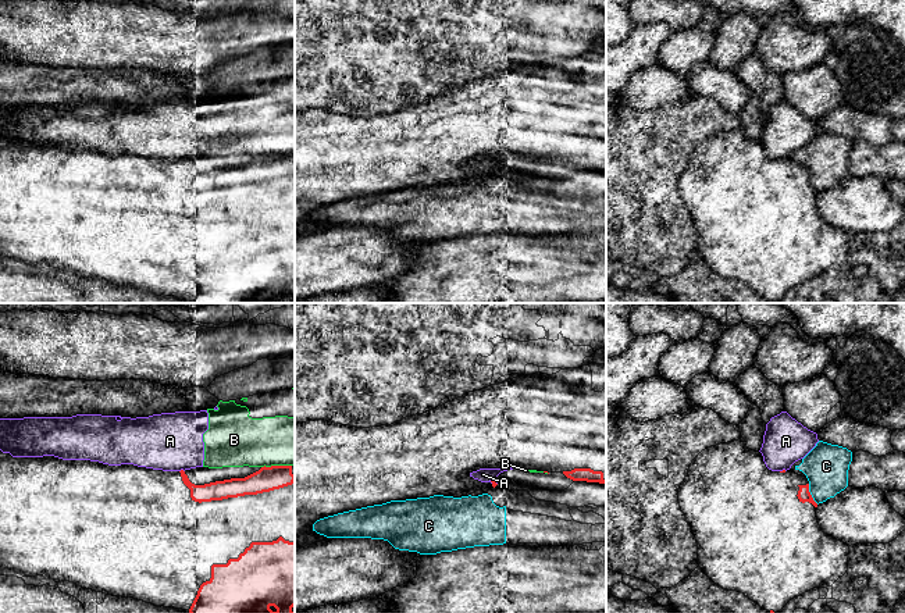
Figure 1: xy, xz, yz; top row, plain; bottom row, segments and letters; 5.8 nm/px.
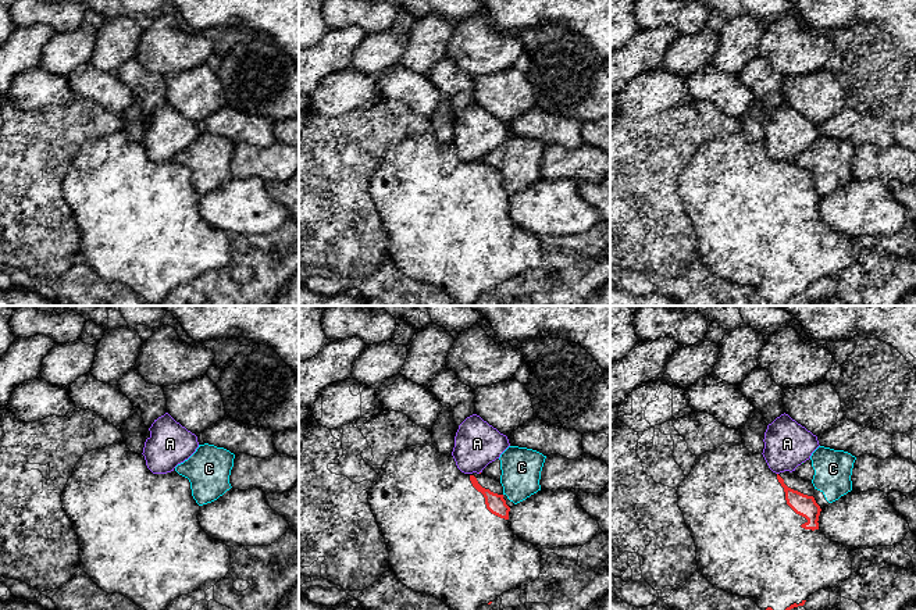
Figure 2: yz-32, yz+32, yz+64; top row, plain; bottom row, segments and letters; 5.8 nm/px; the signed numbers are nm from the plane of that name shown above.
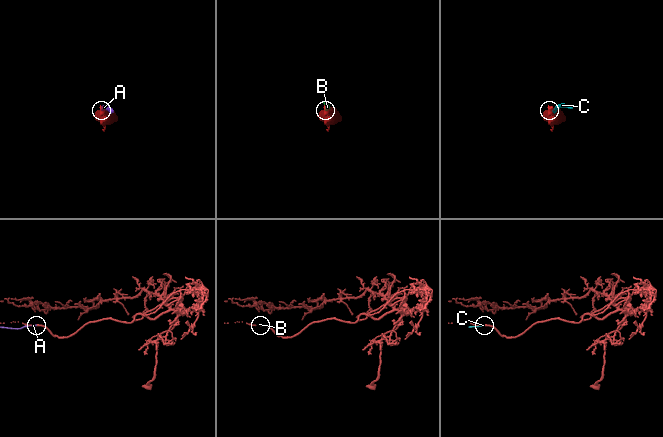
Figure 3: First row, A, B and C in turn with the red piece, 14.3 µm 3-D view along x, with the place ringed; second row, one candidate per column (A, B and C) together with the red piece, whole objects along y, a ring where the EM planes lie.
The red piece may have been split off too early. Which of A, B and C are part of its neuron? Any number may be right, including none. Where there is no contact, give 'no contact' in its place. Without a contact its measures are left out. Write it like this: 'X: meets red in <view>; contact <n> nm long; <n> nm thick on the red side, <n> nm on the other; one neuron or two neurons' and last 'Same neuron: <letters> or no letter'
A: meets red in xy; contact 30 nm long; 110 nm thick on the red side, 340 nm on the other; two neurons
B: meets red in xy; contact 180 nm long; 140 nm thick on the red side, 280 nm on the other; two neurons
C: meets red in yz; contact 130 nm long; 80 nm thick on the red side, 260 nm on the other; two neurons
Same neuron: no letter

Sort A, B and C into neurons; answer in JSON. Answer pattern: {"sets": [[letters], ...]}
{"sets": [["A", "B"], ["C"]]}

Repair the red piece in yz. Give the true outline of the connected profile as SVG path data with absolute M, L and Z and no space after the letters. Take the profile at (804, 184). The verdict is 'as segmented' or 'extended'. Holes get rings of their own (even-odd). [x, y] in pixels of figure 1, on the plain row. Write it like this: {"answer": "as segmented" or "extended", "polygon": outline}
{"answer": "extended", "polygon": "M741 128L708 136L692 149L678 177L678 192L696 227L703 261L716 274L744 282L770 302L813 277L831 275L848 259L849 235L822 220L808 167L791 158L769 158L762 142L749 139Z"}

